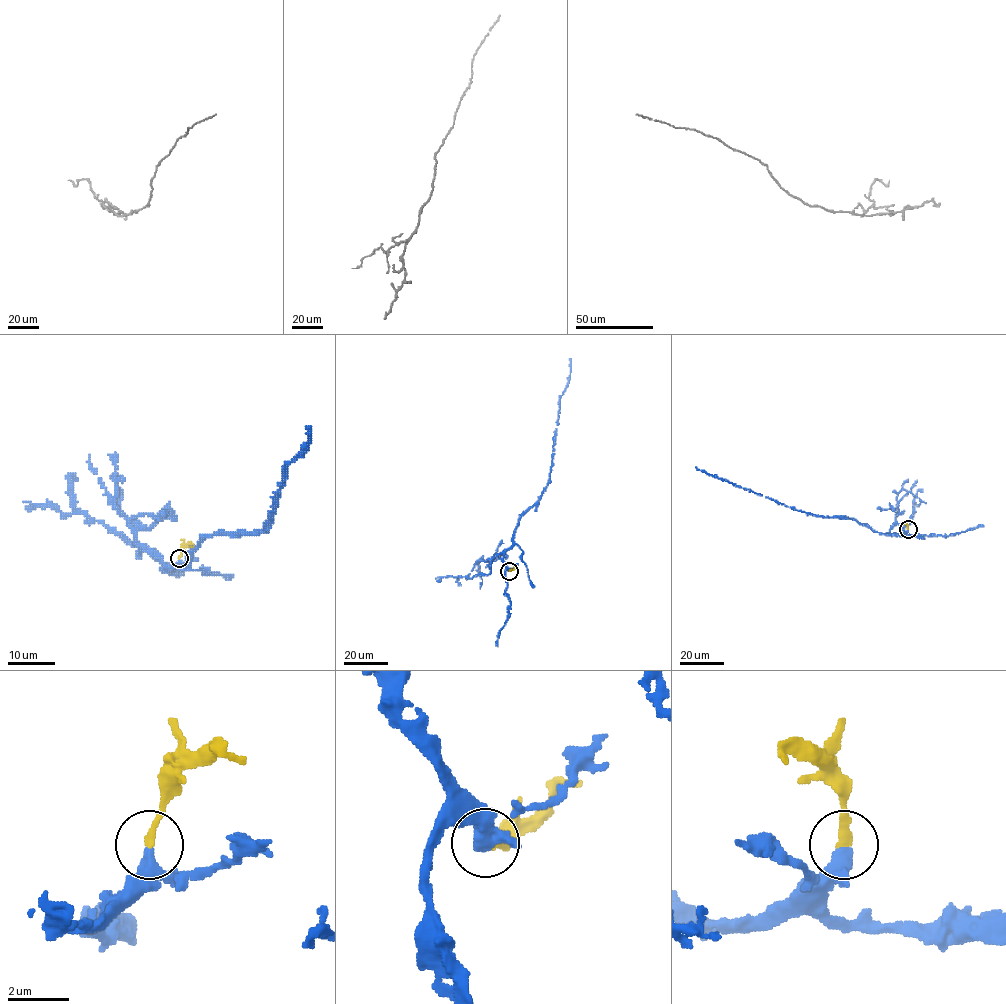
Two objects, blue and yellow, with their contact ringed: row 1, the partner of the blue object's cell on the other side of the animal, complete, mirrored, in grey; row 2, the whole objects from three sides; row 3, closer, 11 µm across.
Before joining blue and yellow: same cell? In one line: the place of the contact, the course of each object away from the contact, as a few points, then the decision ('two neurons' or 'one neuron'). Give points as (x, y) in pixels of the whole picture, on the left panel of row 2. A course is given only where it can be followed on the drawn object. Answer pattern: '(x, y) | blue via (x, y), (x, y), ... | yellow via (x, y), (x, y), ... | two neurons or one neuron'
(179, 558) | blue via (179, 559), (166, 569), (184, 568), (204, 538), (265, 528), (285, 468), (308, 447), (308, 426) | yellow via (179, 559), (185, 547), (193, 546) | one neuron

